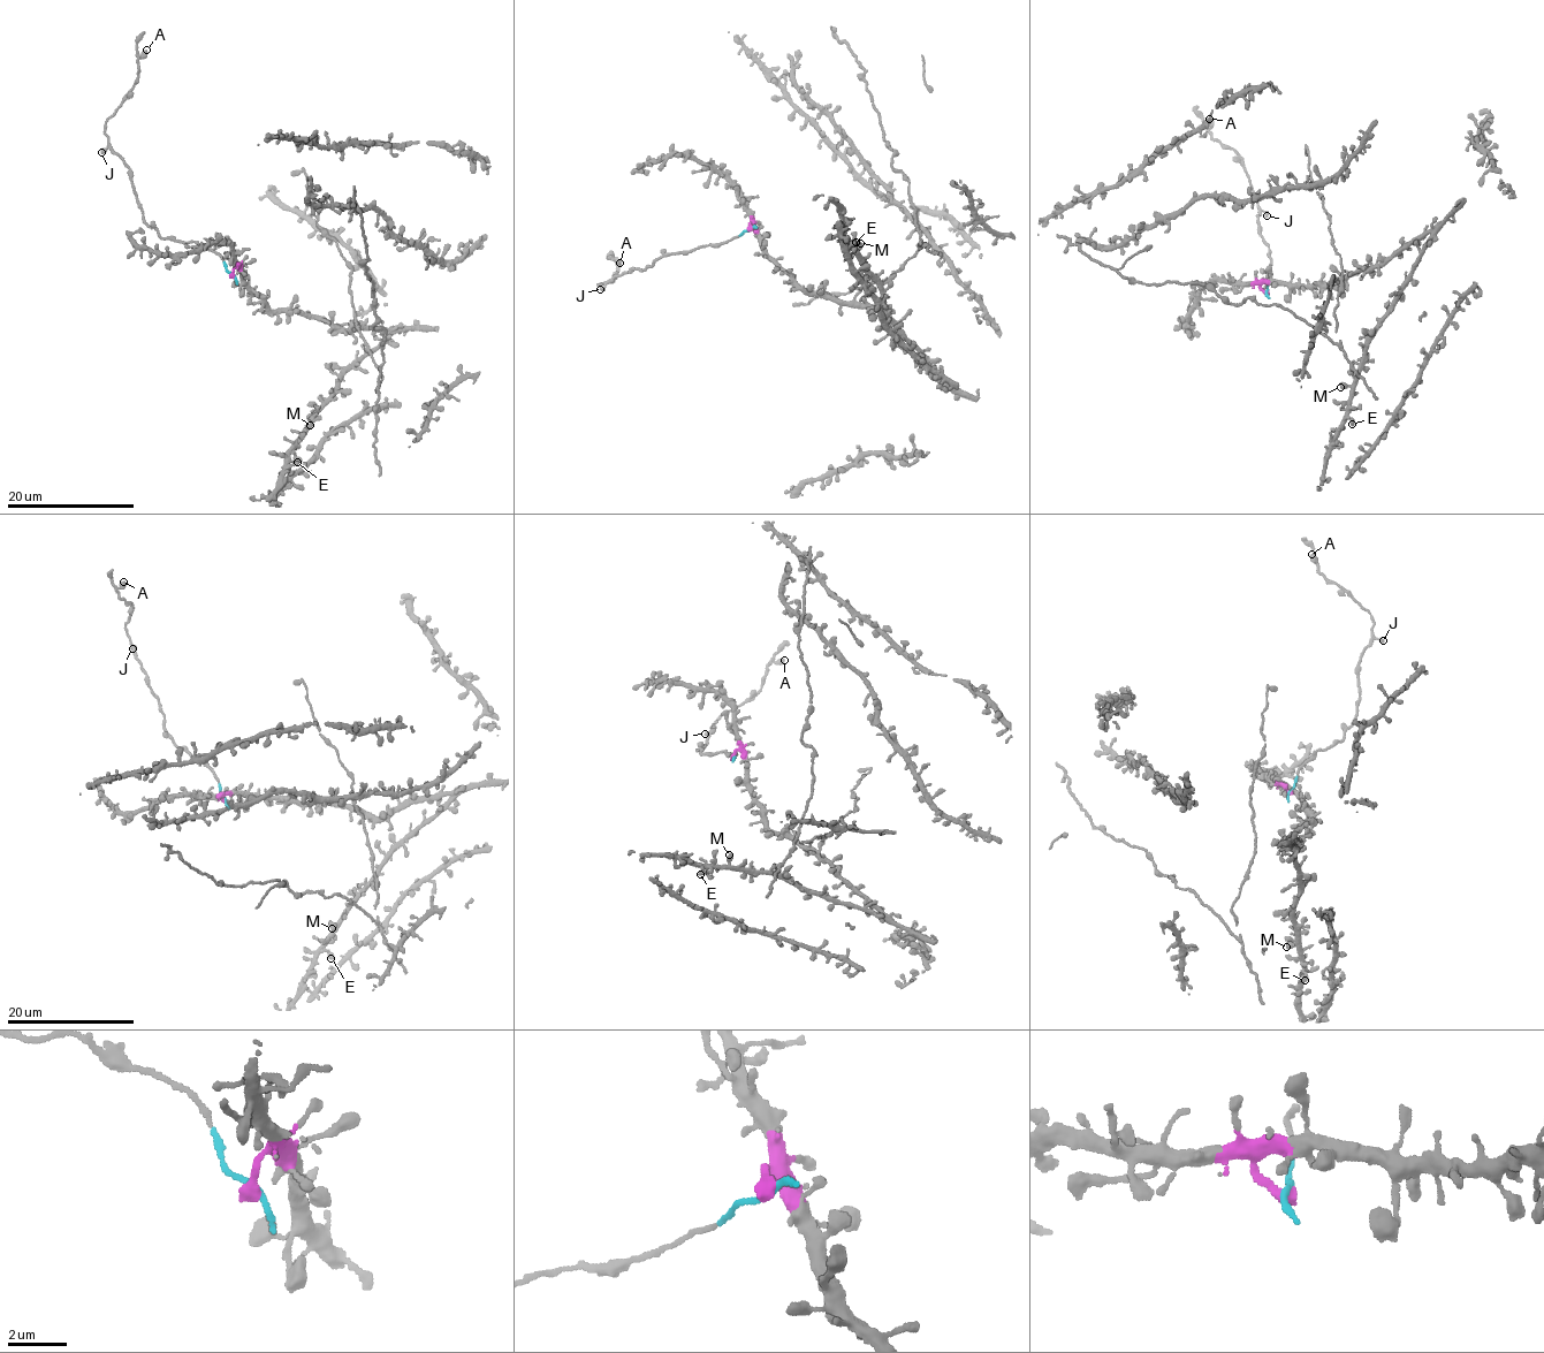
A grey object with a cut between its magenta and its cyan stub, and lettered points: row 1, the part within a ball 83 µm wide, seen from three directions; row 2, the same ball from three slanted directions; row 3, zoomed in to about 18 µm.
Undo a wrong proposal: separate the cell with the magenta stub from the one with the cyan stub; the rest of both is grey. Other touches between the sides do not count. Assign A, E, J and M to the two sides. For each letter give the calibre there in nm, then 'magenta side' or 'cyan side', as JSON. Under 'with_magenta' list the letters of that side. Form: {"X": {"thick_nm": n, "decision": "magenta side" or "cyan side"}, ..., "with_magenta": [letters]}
{"A": {"thick_nm": 500, "decision": "cyan side"}, "E": {"thick_nm": 500, "decision": "magenta side"}, "J": {"thick_nm": 320, "decision": "cyan side"}, "M": {"thick_nm": 600, "decision": "magenta side"}, "with_magenta": ["E", "M"]}

